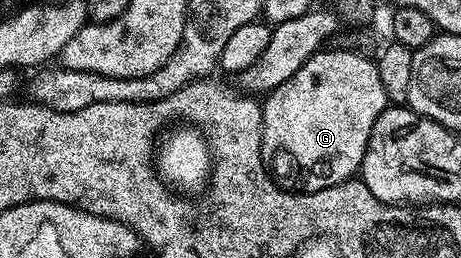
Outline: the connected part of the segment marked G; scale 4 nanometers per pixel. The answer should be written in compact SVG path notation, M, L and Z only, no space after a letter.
M327 48L313 53L288 79L265 94L262 106L262 161L266 171L281 189L296 193L324 191L341 181L349 181L361 170L364 151L378 116L388 108L384 83L380 83L378 66L369 57L343 49Z

